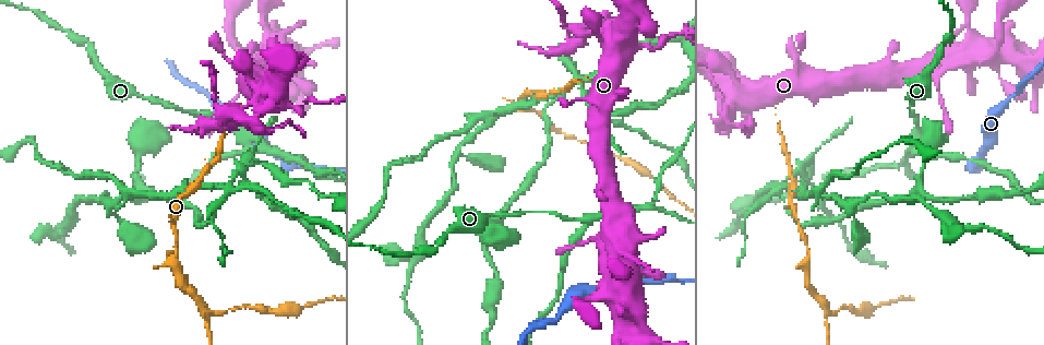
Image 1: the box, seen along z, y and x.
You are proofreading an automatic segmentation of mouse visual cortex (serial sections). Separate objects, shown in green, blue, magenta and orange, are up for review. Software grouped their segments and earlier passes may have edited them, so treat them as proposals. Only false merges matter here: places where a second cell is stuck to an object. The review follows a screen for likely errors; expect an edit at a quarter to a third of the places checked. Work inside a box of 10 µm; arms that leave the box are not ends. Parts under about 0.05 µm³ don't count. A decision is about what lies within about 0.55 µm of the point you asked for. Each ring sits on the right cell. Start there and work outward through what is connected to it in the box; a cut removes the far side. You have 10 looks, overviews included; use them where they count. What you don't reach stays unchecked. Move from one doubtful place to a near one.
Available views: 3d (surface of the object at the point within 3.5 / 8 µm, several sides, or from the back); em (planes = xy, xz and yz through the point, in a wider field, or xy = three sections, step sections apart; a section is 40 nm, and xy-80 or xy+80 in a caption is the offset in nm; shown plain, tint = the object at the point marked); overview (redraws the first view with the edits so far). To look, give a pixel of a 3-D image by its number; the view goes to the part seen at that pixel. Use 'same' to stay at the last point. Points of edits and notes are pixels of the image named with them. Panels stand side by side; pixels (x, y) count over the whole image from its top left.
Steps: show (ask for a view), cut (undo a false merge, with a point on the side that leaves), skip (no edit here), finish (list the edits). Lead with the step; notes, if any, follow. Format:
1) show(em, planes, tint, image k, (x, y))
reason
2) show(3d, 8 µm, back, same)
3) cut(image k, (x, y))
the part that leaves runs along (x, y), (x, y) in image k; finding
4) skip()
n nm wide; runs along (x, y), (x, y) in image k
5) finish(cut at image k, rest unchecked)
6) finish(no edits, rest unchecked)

show(3d, 3.5 µm, back, image 1, (724, 102))
calibre changes

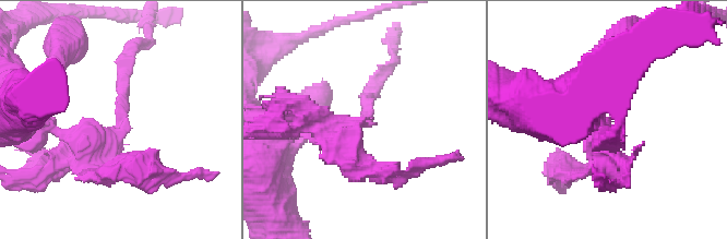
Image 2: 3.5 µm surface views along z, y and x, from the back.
show(em, xy, step 5, tint, image 2, (117, 118))
now the EM

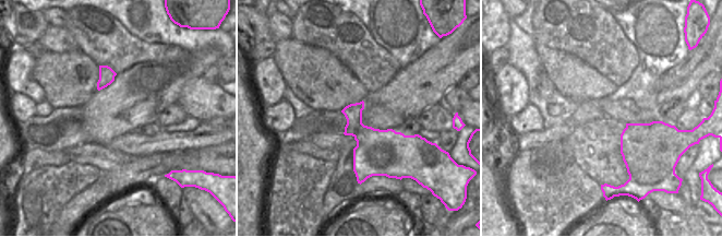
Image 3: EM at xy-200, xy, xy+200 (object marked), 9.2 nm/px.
skip()
arms of 150, 200 nm; runs along (61, 133), (82, 146), (112, 127), (129, 56) in image 2; continuous, no second cell

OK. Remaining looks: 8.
show(3d, 3.5 µm, image 1, (554, 127))
a fork

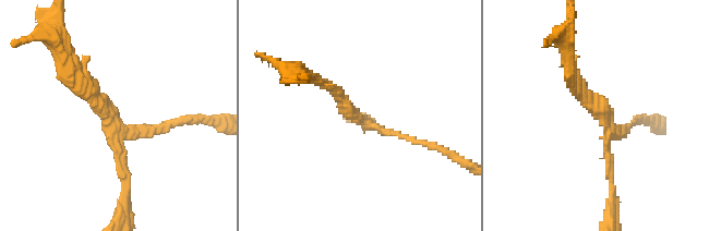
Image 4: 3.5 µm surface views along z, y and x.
show(em, xy, step 1, tint, image 4, (605, 123))
3 arms; arms of 100, 100, 150 nm; need the tissue

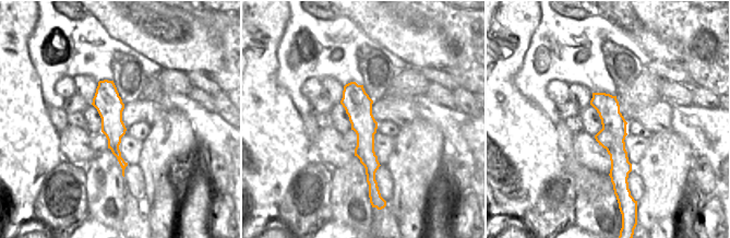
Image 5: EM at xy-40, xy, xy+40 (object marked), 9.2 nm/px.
cut(image 4, (160, 130))
the part that leaves runs along (123, 133), (217, 119) in image 4; two cells meet here

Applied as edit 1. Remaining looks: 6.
show(overview)
see it whole again

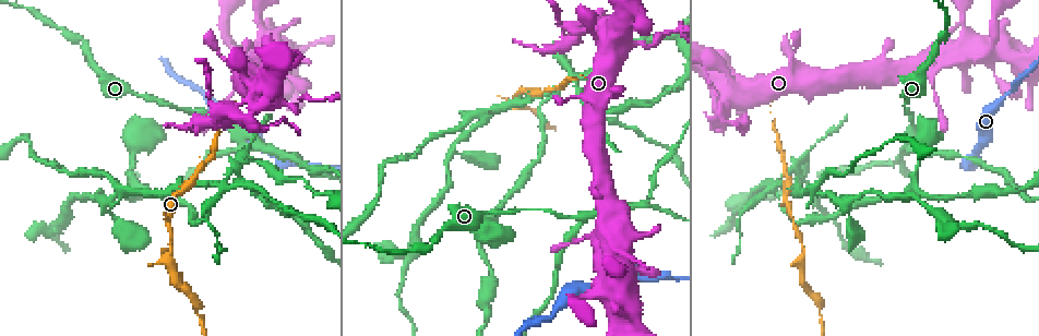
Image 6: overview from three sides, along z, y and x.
show(3d, 8 µm, image 6, (644, 205))
arms part here

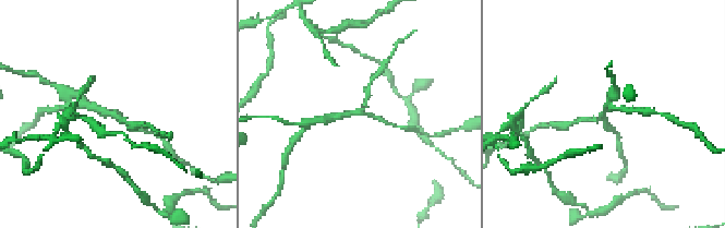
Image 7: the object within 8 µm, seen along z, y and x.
show(em, xy, step 1, tint, same)
3 arms; arms of 150, 150, 200 nm; now the EM

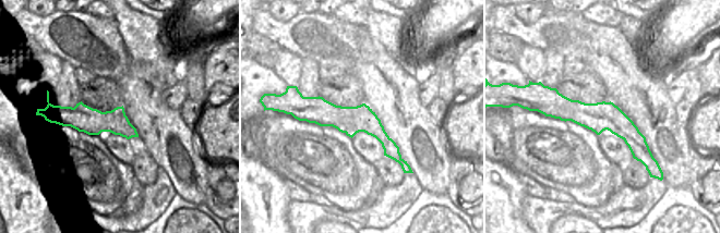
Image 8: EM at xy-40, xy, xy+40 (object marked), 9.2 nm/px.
cut(image 7, (297, 138))
border along (298, 102), (340, 113), (347, 131) in image 8; a second cell is stuck on

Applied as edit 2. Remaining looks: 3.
finish(cut at image 4, cut at image 7, rest unchecked)

